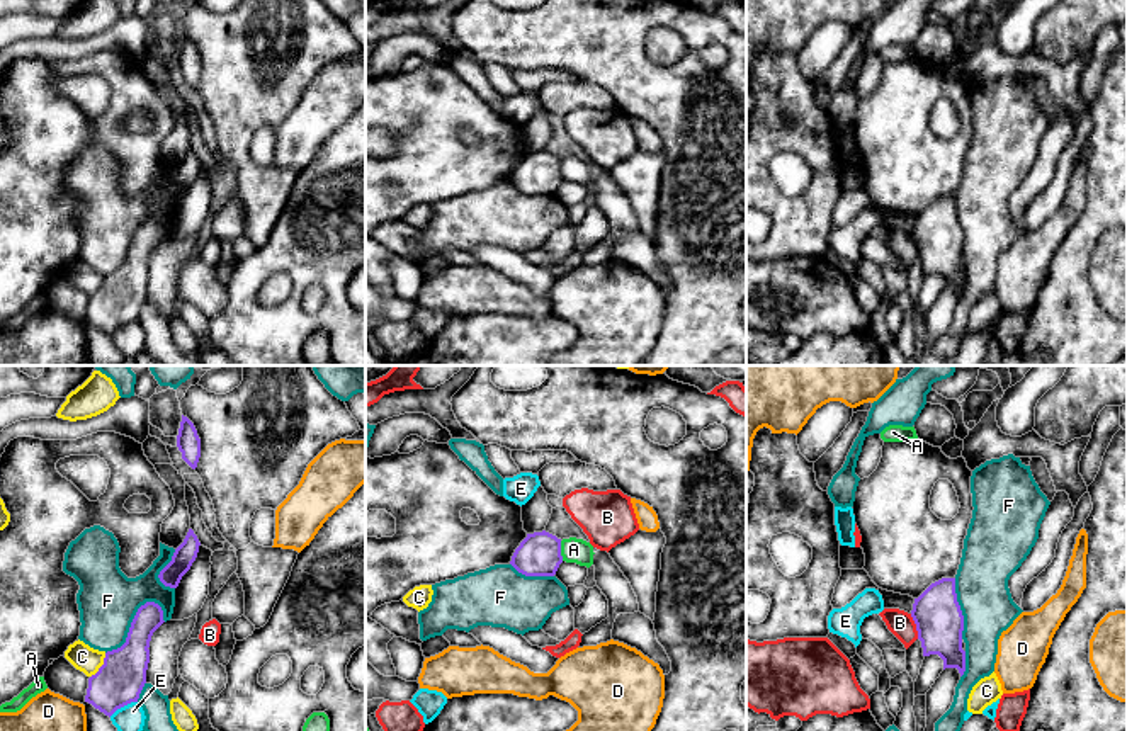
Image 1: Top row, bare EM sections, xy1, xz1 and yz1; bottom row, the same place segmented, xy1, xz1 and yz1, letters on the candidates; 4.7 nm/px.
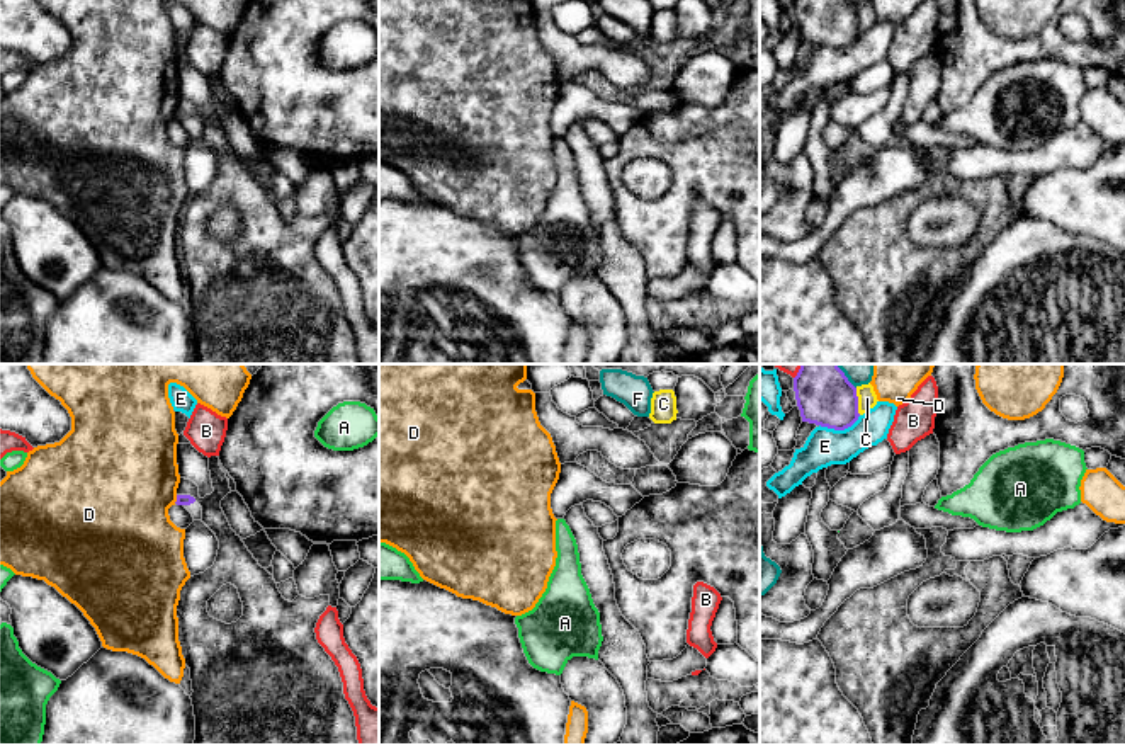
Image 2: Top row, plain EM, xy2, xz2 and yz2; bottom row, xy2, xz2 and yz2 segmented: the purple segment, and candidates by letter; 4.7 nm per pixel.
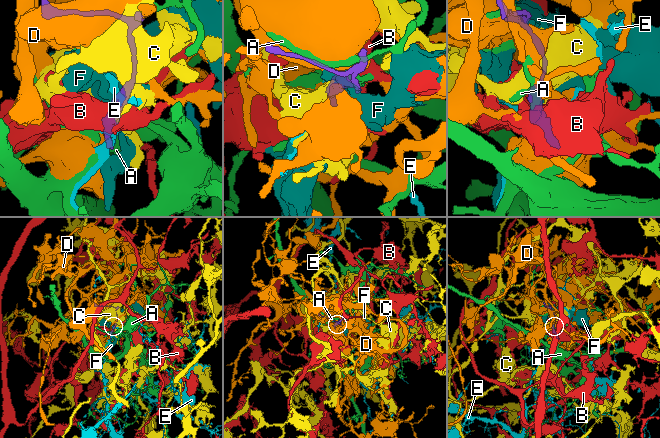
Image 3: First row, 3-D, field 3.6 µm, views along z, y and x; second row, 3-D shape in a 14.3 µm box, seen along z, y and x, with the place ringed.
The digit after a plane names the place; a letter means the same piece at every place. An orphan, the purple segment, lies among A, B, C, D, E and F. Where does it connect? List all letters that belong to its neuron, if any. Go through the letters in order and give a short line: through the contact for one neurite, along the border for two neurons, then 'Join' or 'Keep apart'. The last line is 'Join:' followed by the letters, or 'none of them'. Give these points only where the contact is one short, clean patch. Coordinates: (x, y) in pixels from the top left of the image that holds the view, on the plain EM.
A: Keep apart
B: Line: yz1 (910, 233), (918, 257). Keep apart
C: Line: yz2 (855, 7), (860, 33). Keep apart
D: Keep apart
E: Line: yz2 (860, 34), (843, 48), (819, 45). Keep apart
F: Keep apart
Join: none of them

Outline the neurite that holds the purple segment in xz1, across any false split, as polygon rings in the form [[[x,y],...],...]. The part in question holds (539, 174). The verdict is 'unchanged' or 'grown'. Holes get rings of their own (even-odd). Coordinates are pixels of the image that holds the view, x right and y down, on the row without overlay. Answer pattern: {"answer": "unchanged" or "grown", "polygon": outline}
{"answer": "unchanged", "polygon": [[[546,150],[527,153],[510,180],[525,196],[554,196],[561,182],[561,158]]]}

